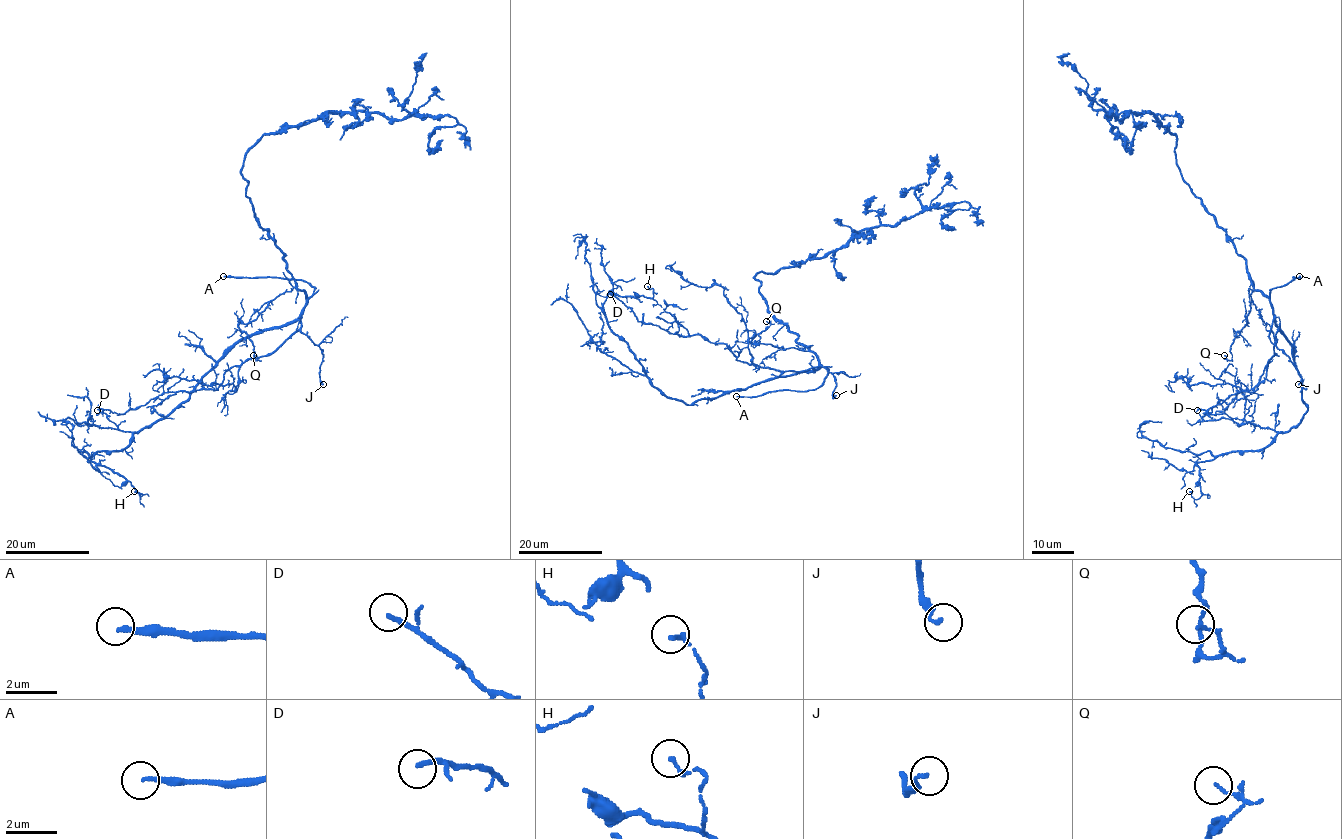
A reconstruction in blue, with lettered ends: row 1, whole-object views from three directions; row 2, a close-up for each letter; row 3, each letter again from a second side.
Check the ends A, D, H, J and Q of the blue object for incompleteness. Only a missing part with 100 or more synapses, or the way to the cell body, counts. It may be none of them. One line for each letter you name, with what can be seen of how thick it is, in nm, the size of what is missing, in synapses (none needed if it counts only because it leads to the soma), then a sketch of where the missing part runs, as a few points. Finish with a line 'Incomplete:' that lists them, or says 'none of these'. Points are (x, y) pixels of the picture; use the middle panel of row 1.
A: Thickness 200 nm
Incomplete: A

